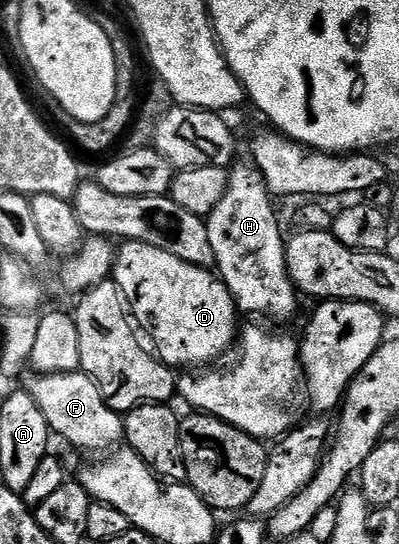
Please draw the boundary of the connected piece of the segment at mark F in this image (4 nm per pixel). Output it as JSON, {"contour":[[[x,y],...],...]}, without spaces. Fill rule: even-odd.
{"contour":[[[30,372],[30,377],[23,385],[24,392],[39,403],[43,419],[47,419],[50,430],[57,433],[69,445],[82,449],[85,453],[105,455],[114,447],[122,444],[125,436],[125,423],[122,414],[111,411],[99,395],[99,387],[86,373],[39,373]]]}

